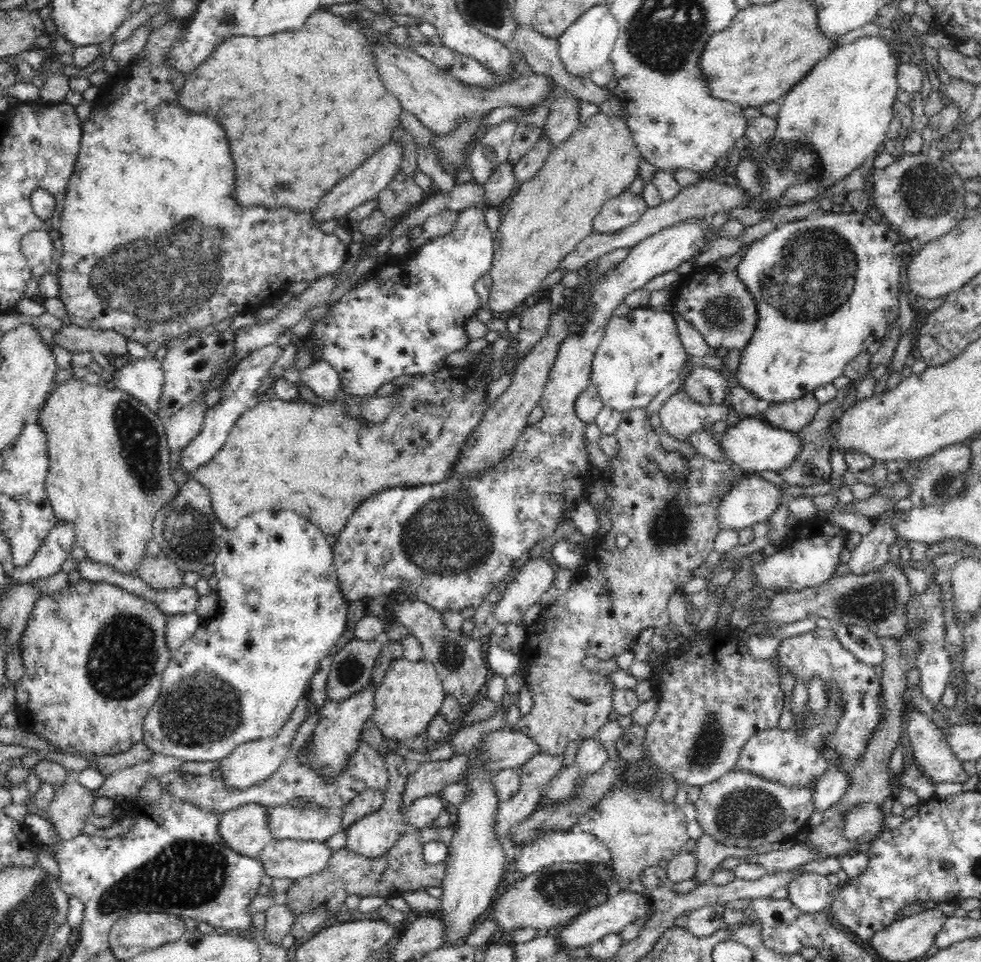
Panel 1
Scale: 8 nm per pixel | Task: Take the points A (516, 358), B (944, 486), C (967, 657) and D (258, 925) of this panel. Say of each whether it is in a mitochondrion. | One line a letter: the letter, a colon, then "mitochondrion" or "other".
A: other
B: mitochondrion
C: other
D: other

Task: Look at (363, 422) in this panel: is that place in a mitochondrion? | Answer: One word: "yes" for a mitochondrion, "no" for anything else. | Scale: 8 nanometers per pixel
no

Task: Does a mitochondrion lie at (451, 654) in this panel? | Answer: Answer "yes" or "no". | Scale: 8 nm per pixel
yes

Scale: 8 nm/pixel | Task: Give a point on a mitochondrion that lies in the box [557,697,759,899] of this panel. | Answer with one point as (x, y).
(707, 744)

